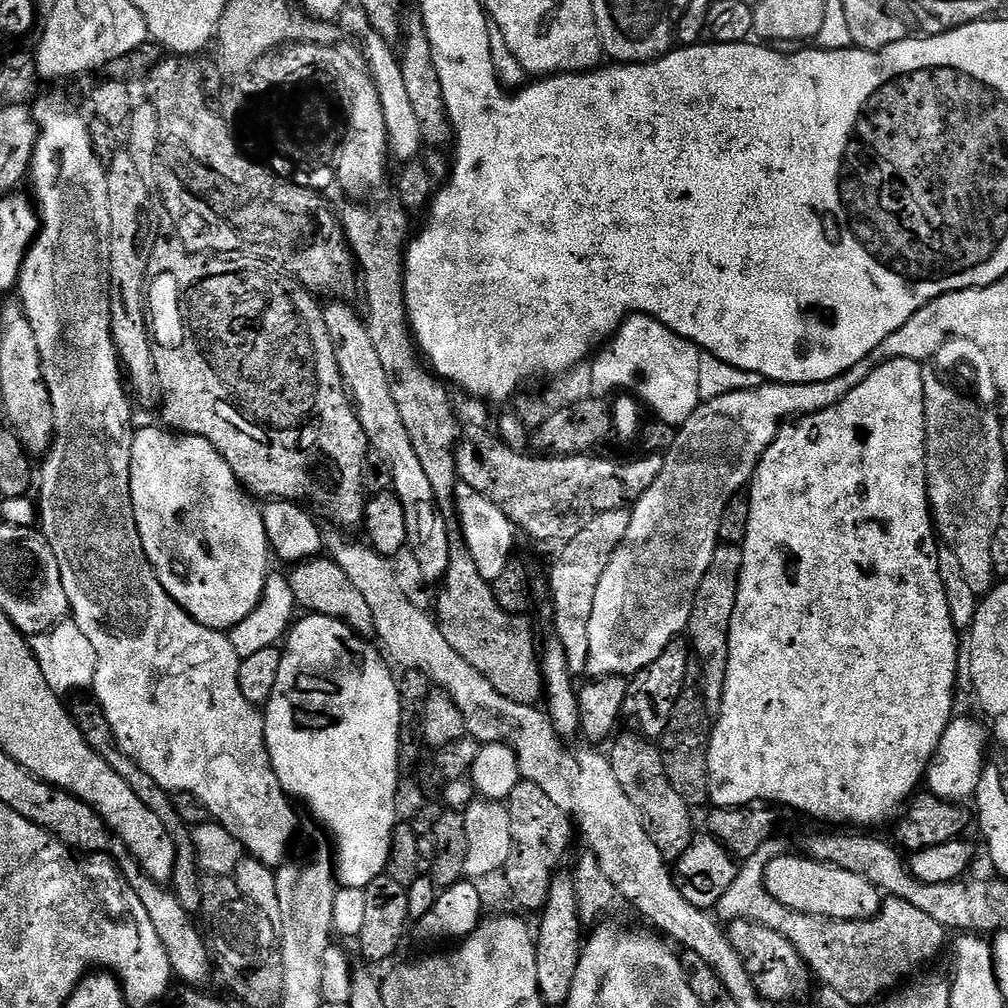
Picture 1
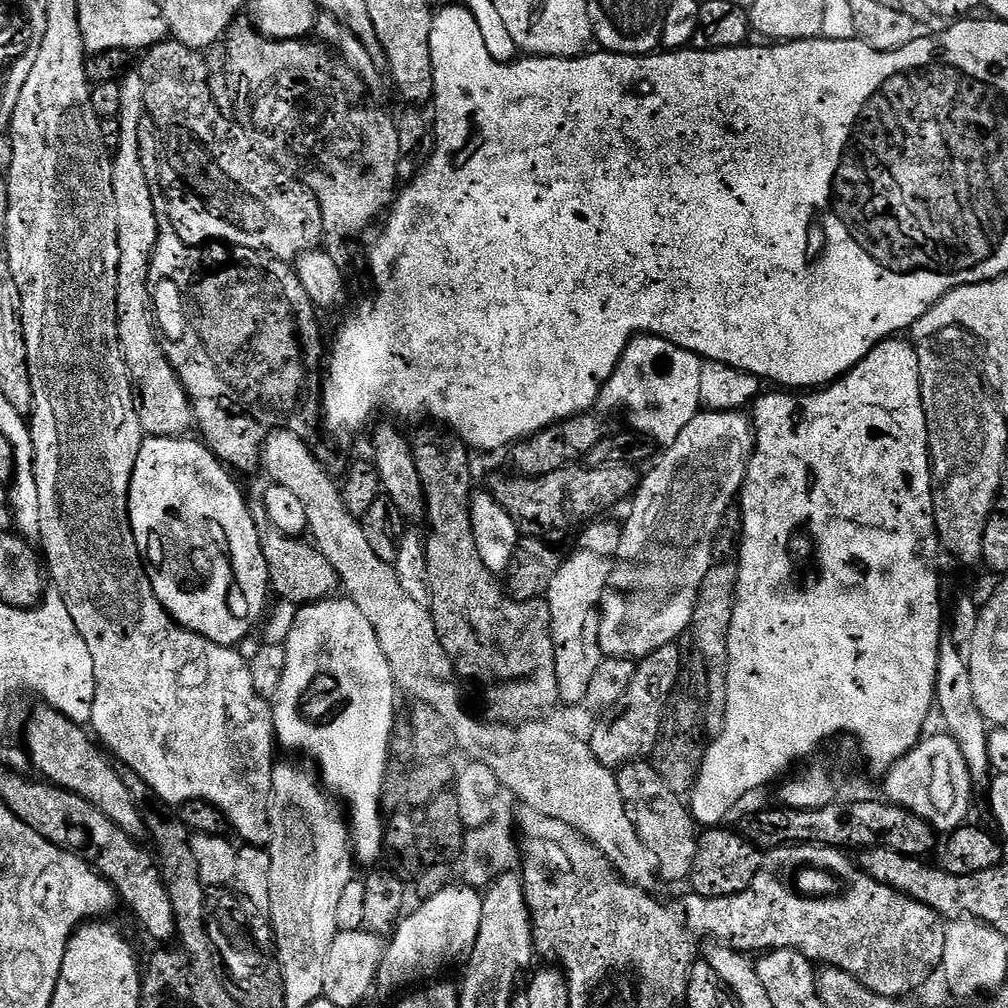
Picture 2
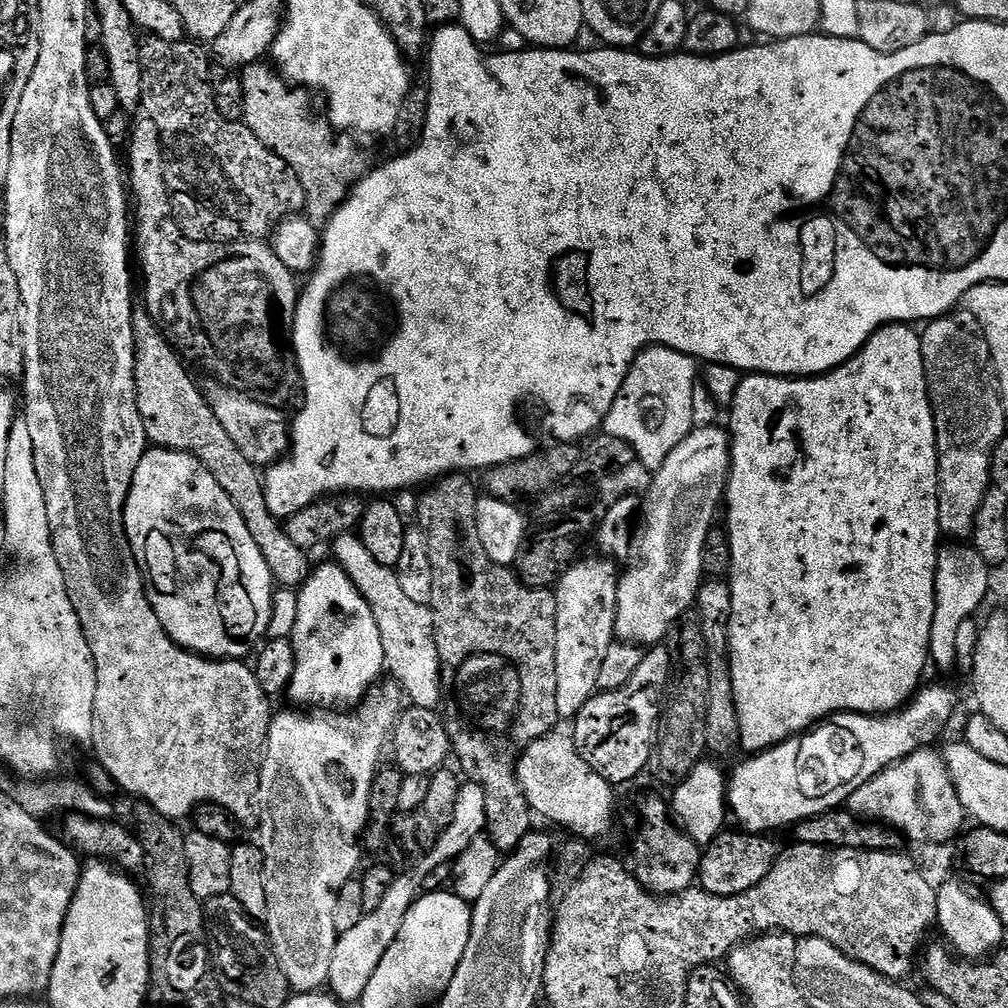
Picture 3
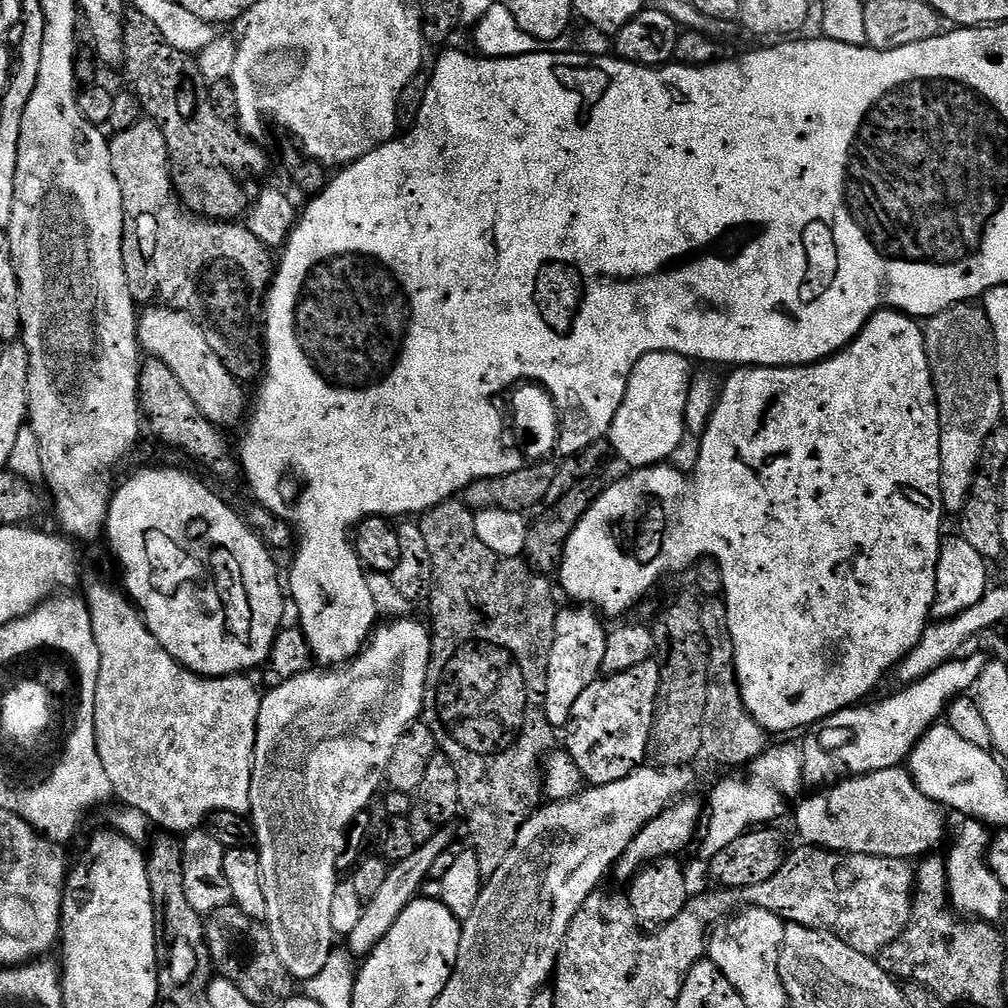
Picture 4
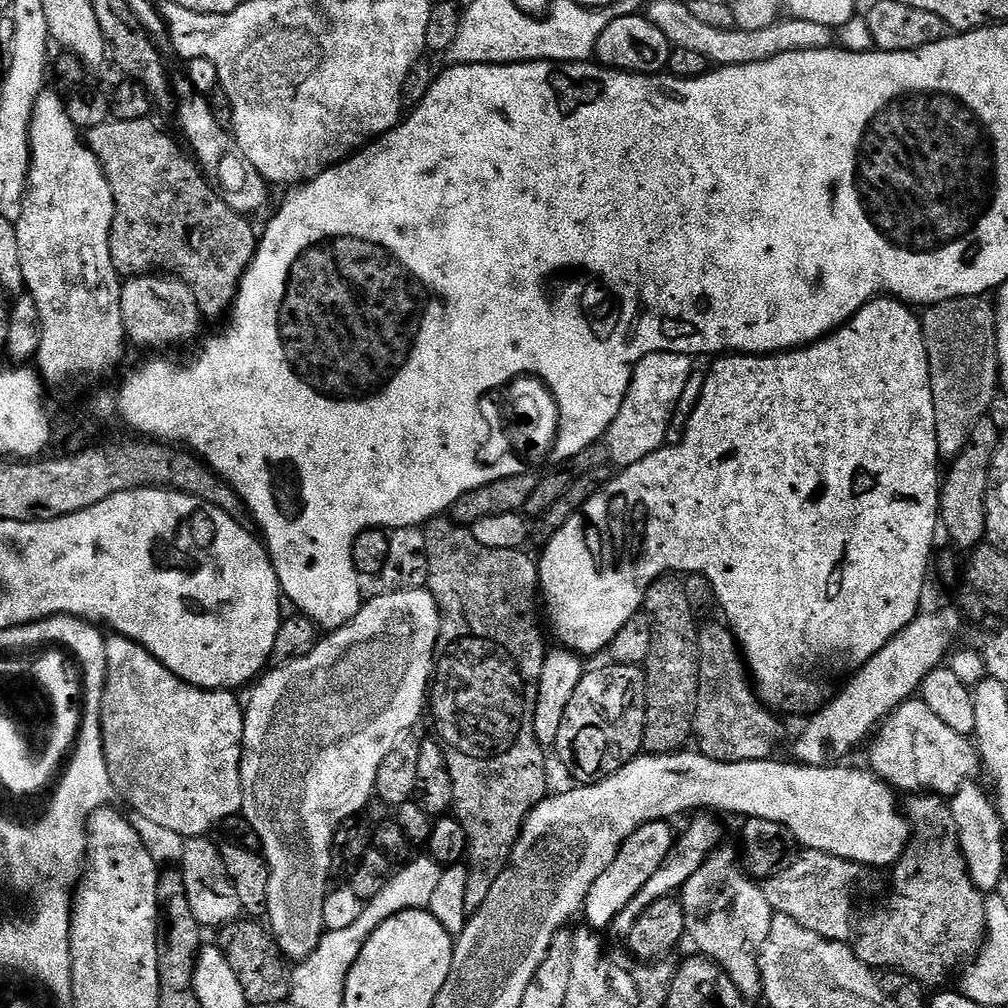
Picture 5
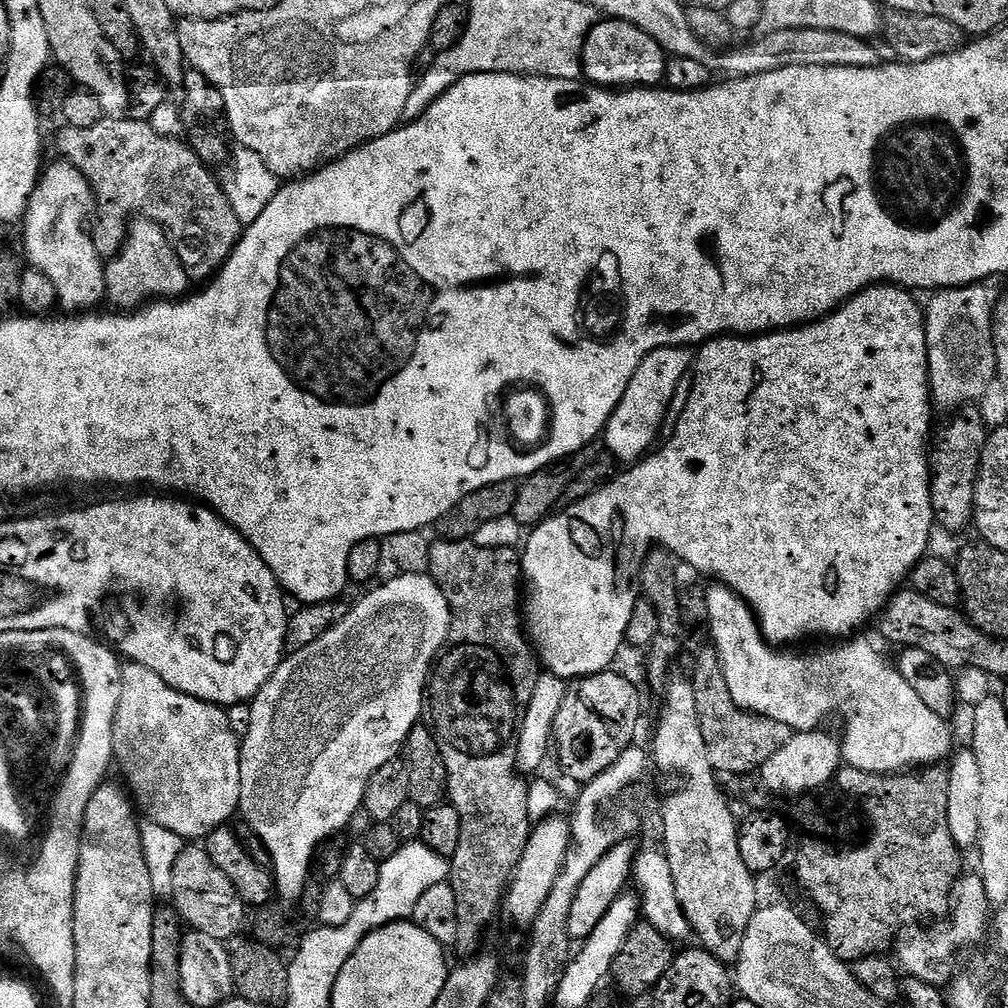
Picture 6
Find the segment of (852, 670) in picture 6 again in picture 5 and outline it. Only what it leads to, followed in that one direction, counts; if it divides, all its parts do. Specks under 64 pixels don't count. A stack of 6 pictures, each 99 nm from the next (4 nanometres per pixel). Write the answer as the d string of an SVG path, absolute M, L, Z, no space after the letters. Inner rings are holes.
M919 698L905 700L898 708L887 713L884 725L868 752L868 760L871 771L881 780L892 786L893 789L905 788L908 794L935 794L945 798L951 798L958 791L960 784L971 781L982 768L982 761L979 751L971 739L967 736L960 736L955 730L950 730L946 722L941 722L930 706L926 706Z

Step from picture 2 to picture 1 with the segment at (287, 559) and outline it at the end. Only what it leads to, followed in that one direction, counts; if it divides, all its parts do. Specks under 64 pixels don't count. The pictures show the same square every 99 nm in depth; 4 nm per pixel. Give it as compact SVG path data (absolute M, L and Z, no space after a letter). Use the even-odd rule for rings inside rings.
M313 558L297 563L293 567L296 569L287 573L290 590L294 590L297 605L305 613L341 620L346 626L353 628L359 636L371 637L374 632L374 614L370 614L370 606L367 604L362 590L355 588L354 582L350 582L346 570L342 570L342 566L338 566L335 560L320 559Z

